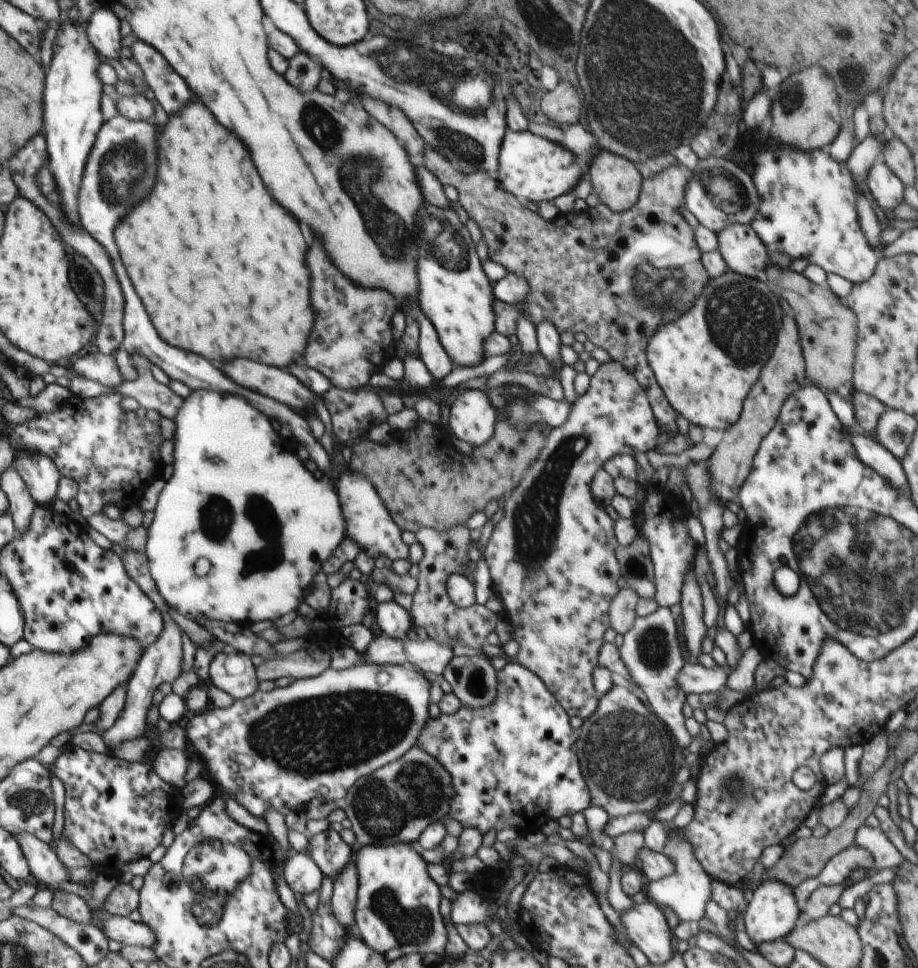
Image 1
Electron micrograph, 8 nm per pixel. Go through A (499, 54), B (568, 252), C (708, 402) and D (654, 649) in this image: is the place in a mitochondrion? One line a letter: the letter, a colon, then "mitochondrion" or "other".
A: other
B: other
C: other
D: mitochondrion

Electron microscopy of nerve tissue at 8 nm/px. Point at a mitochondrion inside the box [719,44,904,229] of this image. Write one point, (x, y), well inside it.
(866, 80)

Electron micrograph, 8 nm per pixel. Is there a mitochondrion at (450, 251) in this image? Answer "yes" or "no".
yes

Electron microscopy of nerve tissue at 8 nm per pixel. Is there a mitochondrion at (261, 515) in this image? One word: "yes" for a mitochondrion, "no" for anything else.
yes

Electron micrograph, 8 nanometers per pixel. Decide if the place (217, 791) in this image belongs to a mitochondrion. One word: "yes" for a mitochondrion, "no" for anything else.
no

